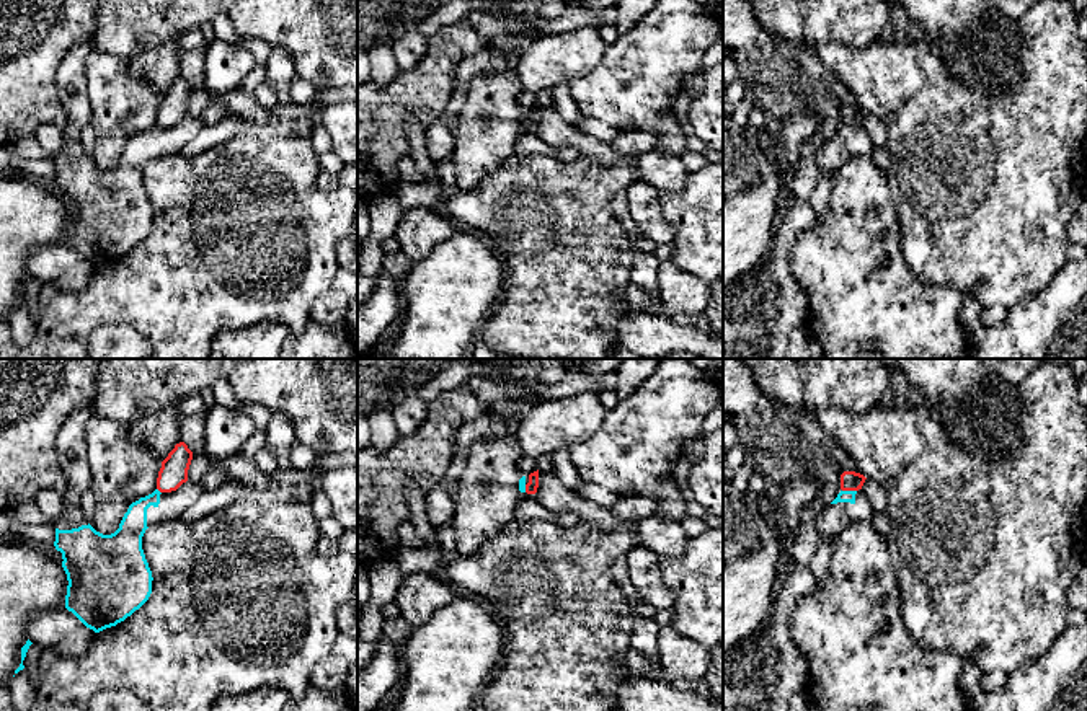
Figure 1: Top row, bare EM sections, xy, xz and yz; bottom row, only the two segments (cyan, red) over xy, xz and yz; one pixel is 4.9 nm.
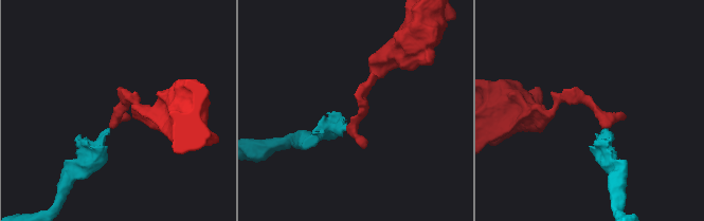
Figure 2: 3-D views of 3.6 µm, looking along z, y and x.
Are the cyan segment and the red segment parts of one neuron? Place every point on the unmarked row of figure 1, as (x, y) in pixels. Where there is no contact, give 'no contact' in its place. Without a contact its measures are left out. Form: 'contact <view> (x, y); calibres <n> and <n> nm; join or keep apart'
contact yz (849, 126); calibres 60 and 100 nm; keep apart

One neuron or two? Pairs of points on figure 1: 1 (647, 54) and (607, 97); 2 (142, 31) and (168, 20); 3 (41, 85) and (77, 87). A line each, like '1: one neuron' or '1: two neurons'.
1: one neuron
2: one neuron
3: two neurons

